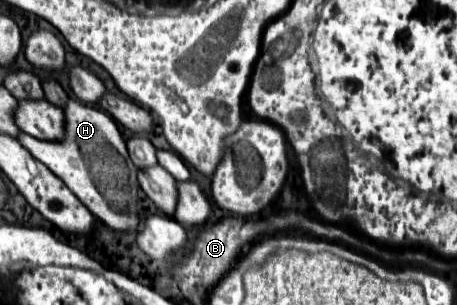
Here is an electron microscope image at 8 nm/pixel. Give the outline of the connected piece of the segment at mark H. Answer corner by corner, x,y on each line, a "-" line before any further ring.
68,98
64,106
64,118
62,140
38,140
20,132
18,138
22,146
28,148
36,160
46,164
94,216
114,230
136,232
140,228
136,166
126,152
126,142
114,118
104,110
98,110
96,106
76,98

